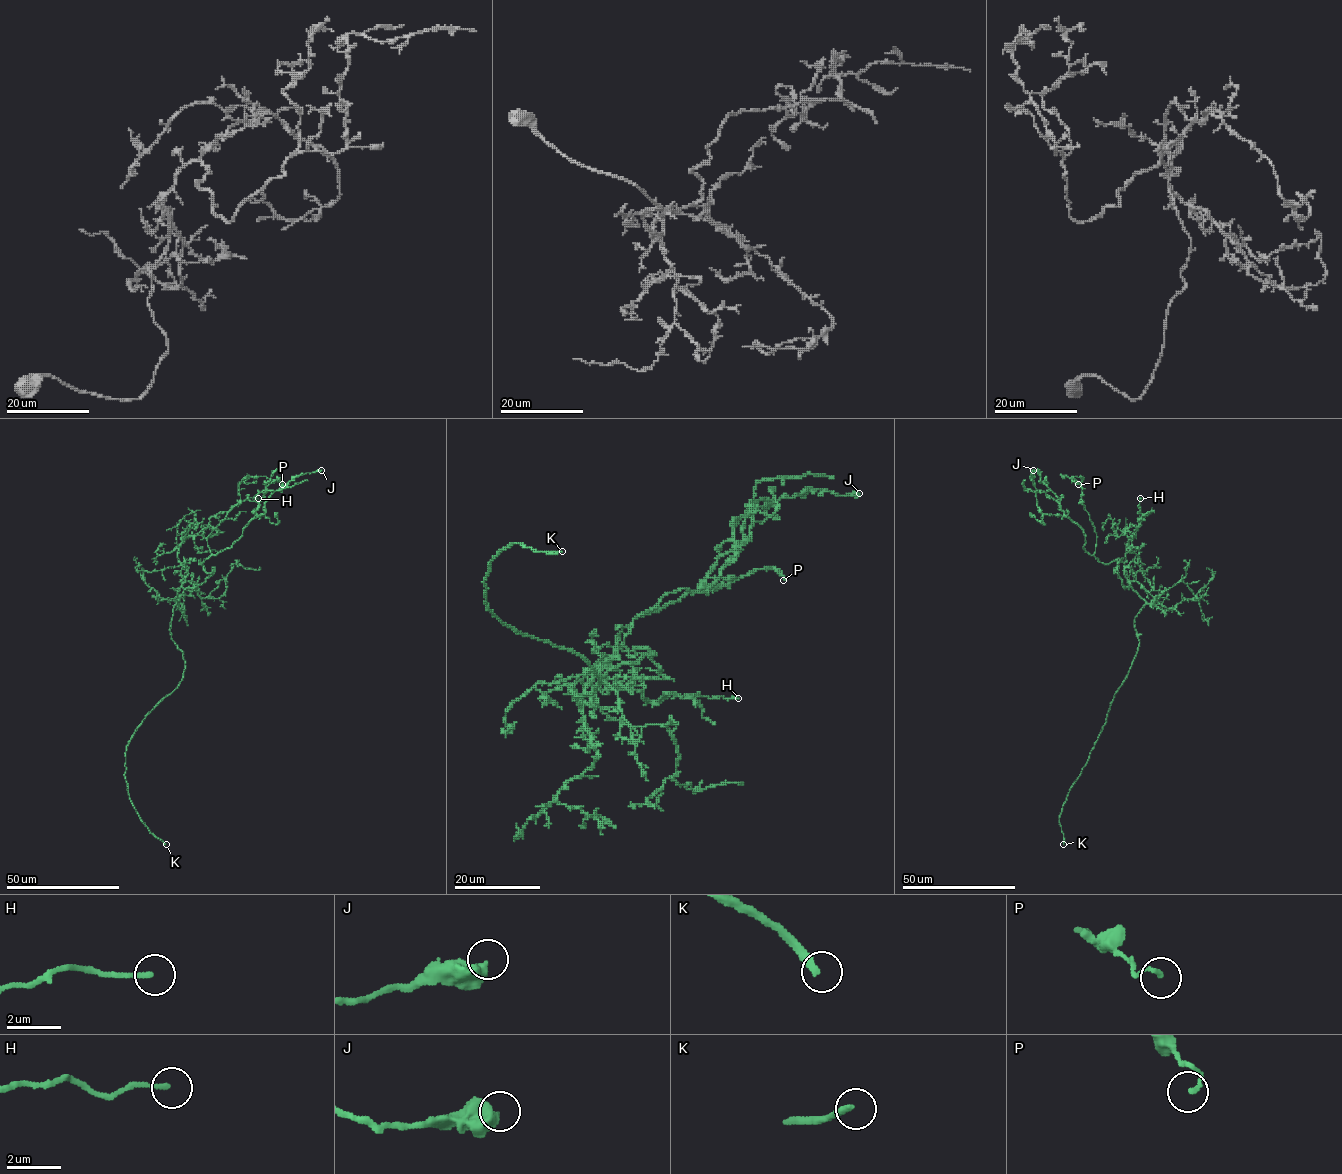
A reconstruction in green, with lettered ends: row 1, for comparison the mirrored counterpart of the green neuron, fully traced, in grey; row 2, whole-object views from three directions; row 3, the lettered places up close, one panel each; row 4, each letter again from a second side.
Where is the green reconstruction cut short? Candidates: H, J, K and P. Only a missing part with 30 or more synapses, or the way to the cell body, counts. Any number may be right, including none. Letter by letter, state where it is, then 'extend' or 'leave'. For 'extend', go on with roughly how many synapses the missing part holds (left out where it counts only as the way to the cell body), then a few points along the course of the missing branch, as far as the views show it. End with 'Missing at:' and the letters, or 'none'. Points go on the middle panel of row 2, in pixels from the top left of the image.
H: (738, 698) | leave
J: (859, 493) | leave
K: (562, 551) | extend
P: (783, 580) | leave
Missing at: K

